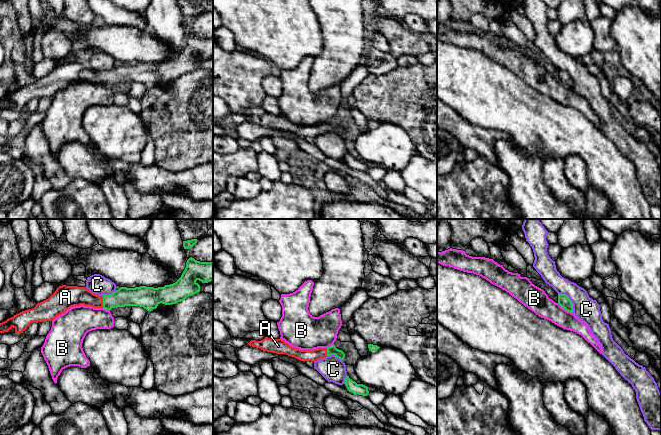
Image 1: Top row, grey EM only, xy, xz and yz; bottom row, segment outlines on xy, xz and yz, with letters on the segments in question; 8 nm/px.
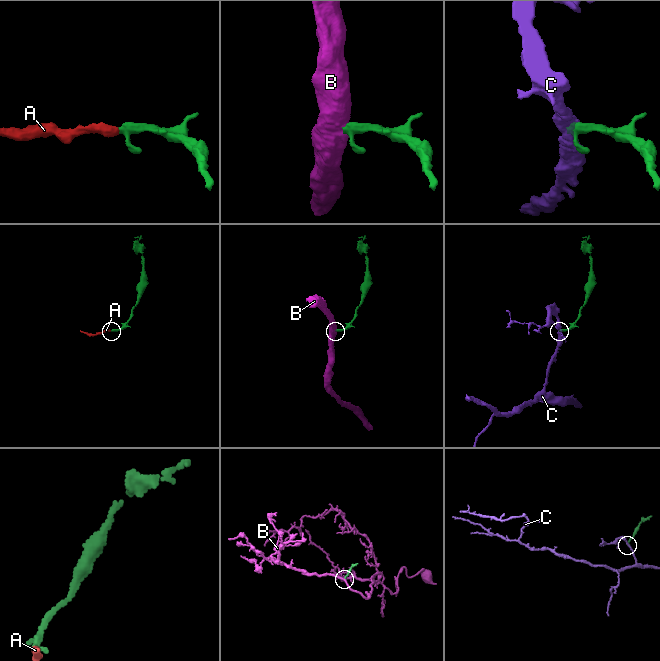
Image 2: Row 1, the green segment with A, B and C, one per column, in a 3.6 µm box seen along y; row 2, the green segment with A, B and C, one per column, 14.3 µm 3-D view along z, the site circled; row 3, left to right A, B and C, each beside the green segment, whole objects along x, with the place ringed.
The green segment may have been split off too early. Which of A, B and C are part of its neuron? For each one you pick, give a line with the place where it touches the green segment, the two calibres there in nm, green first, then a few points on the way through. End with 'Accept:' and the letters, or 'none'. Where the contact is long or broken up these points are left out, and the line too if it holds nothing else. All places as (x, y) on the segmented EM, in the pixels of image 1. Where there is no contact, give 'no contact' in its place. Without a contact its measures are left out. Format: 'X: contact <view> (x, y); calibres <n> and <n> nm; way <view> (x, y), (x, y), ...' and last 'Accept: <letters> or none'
A: contact xy (103, 302); calibres 150 and 160 nm
Accept: A

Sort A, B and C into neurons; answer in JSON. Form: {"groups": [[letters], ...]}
{"groups": [["A"], ["B"], ["C"]]}

